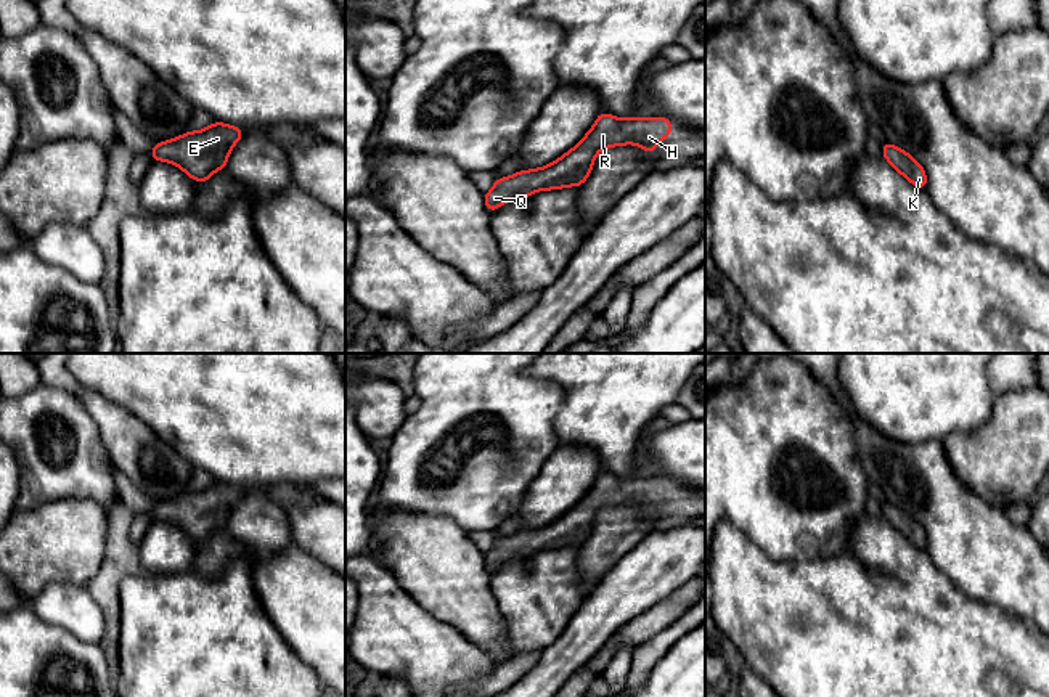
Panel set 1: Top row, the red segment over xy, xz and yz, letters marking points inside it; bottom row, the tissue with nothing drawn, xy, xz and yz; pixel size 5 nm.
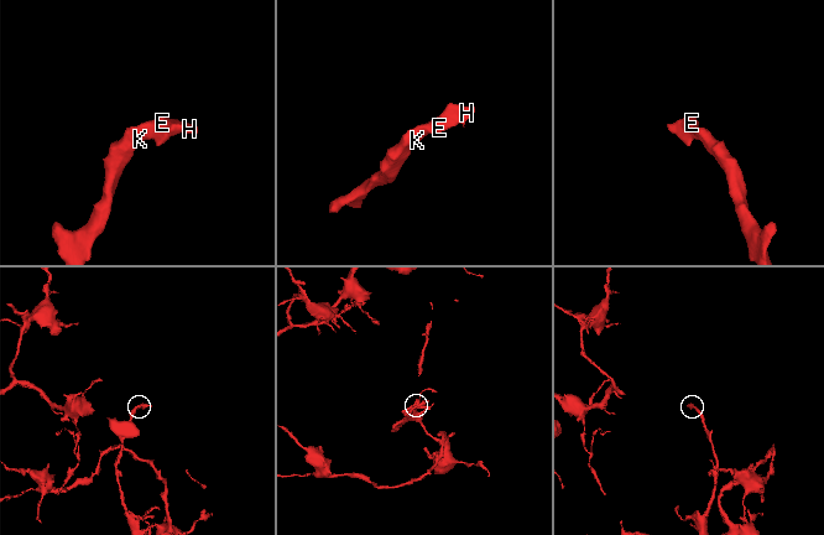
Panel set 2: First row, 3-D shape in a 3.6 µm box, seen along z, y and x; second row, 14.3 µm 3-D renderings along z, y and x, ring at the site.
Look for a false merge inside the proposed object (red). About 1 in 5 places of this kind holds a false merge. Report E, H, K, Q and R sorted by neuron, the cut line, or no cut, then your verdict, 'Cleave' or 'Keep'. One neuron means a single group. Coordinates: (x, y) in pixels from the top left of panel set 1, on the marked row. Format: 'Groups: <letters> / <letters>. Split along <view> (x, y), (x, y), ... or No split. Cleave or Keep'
Groups: E H K Q R. No split. Keep

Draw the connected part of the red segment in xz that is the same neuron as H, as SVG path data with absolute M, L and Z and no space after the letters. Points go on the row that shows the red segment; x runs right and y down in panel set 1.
M601 111L590 132L554 162L496 178L492 190L484 194L485 207L492 214L500 206L529 198L537 191L562 190L565 186L580 188L590 177L601 149L639 145L644 153L654 153L657 145L667 140L670 133L671 119L665 116L618 119Z

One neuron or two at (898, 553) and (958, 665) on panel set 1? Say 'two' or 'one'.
one

